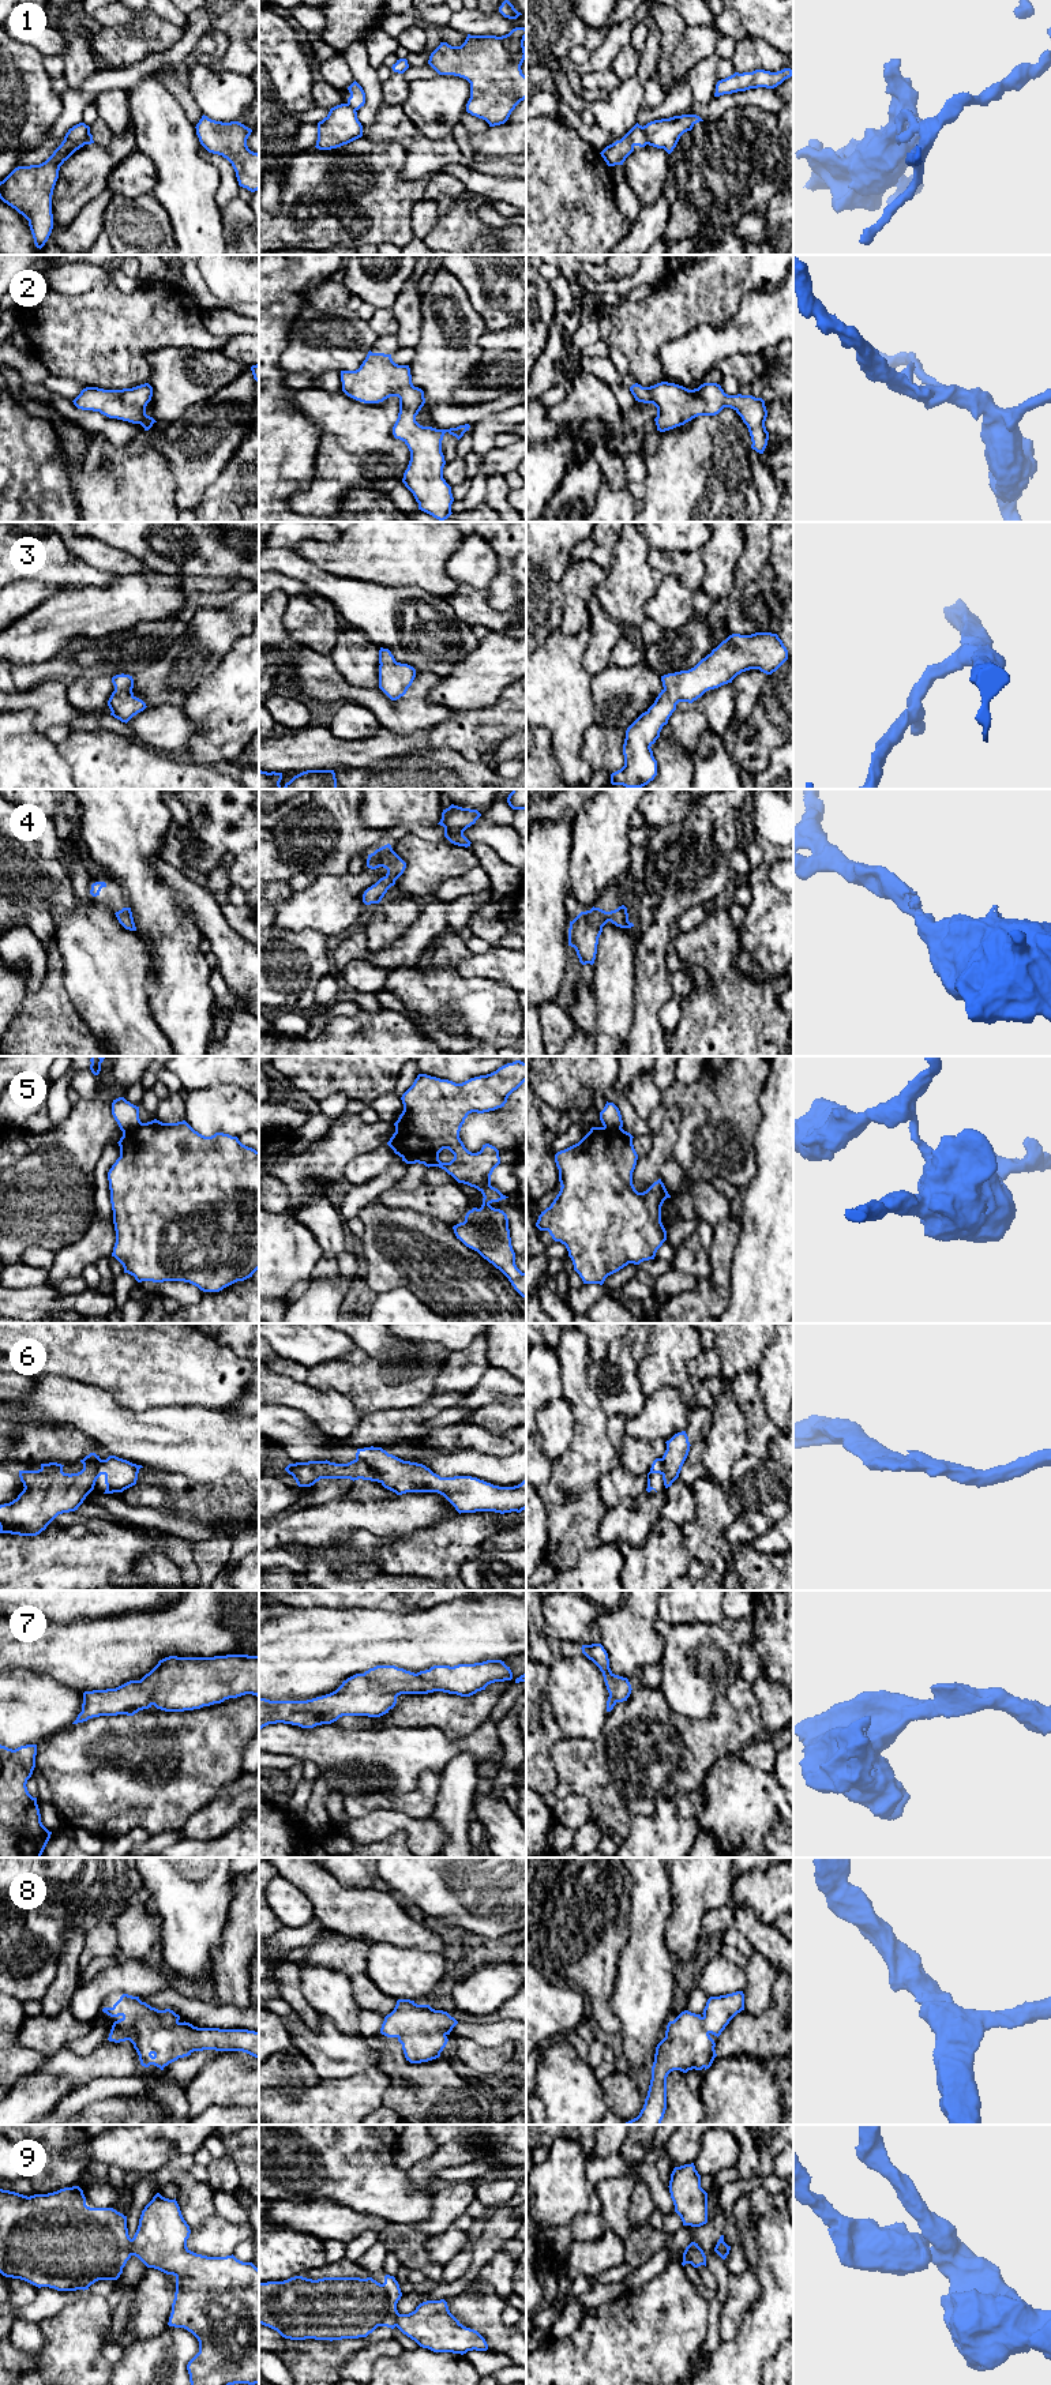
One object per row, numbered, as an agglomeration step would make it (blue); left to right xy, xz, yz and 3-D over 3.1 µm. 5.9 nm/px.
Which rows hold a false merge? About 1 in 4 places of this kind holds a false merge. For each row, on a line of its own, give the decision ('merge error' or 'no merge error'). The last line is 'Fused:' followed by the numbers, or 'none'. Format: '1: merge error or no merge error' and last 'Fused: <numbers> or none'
1: merge error
2: no merge error
3: no merge error
4: no merge error
5: no merge error
6: merge error
7: no merge error
8: no merge error
9: merge error
Fused: 1, 6, 9

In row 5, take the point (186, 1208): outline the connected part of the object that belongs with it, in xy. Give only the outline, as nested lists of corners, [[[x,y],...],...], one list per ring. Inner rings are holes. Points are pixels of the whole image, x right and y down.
[[[124,1097],[113,1100],[112,1115],[123,1131],[123,1137],[117,1142],[120,1146],[120,1157],[108,1172],[116,1231],[116,1243],[112,1257],[123,1265],[124,1273],[134,1276],[138,1282],[184,1281],[198,1287],[203,1292],[219,1292],[237,1281],[252,1277],[259,1269],[259,1152],[243,1145],[237,1137],[229,1134],[215,1133],[211,1137],[204,1137],[195,1131],[185,1120],[162,1123],[154,1119],[142,1123],[139,1119],[139,1107],[131,1104]]]

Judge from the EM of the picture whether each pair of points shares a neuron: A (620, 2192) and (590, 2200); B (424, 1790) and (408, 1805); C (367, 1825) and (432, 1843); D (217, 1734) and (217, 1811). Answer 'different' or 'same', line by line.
A: different
B: same
C: same
D: different

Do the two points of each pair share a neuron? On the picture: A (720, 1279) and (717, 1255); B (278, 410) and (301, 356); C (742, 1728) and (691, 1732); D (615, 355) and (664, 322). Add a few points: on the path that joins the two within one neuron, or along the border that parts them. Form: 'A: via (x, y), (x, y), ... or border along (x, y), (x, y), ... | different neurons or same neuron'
A: via (720, 1273), (720, 1261) | same neuron
B: border along (289, 344), (280, 357), (280, 368), (286, 375) | different neurons
C: via (729, 1728), (725, 1732), (704, 1732) | same neuron
D: border along (611, 346), (615, 346), (626, 357), (629, 372) | different neurons

